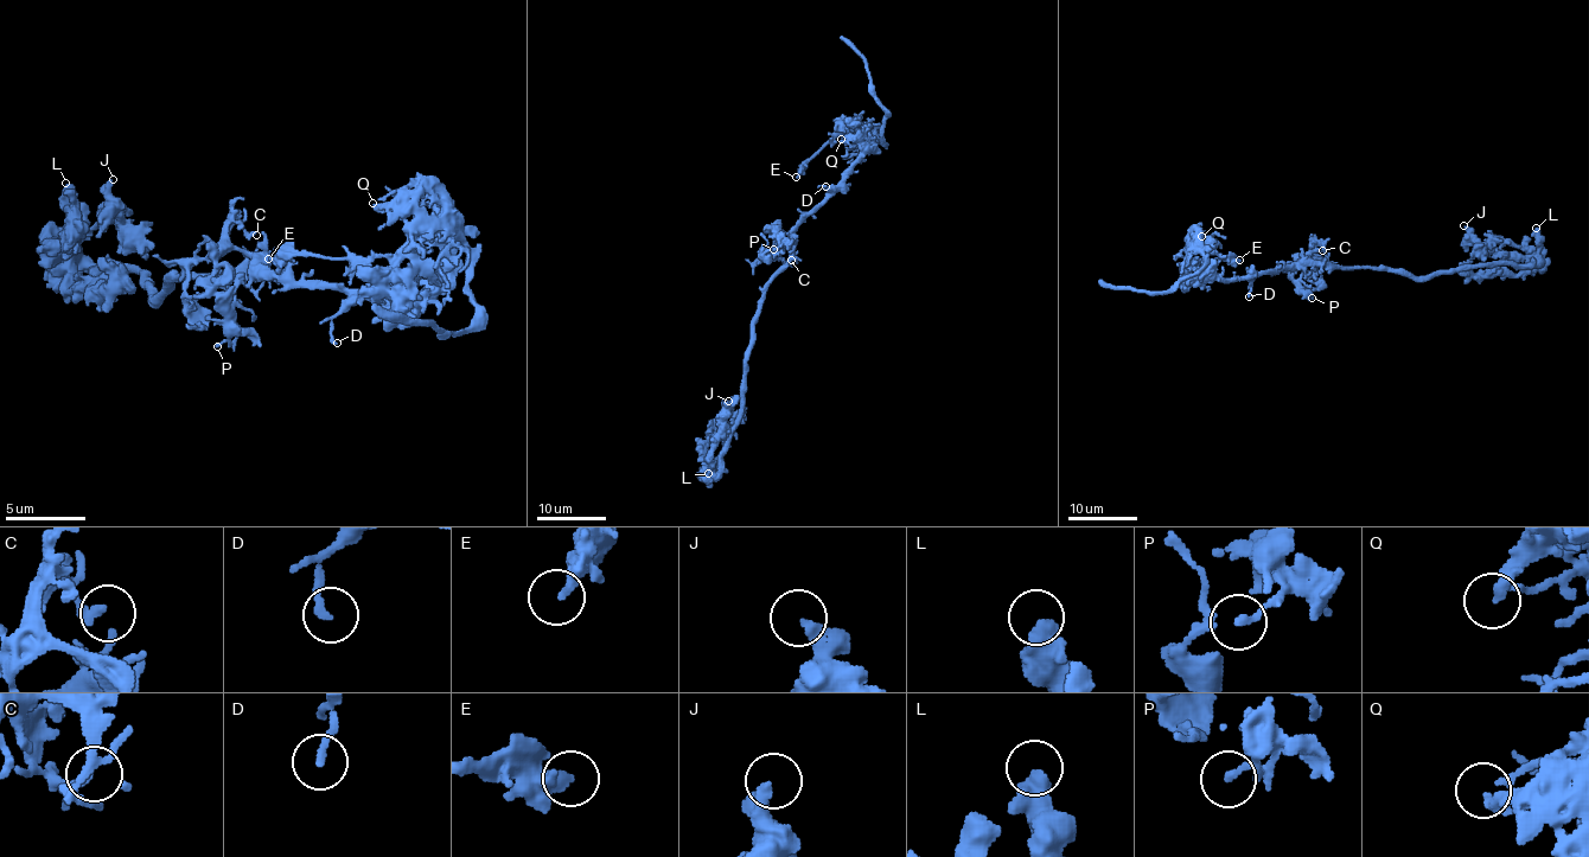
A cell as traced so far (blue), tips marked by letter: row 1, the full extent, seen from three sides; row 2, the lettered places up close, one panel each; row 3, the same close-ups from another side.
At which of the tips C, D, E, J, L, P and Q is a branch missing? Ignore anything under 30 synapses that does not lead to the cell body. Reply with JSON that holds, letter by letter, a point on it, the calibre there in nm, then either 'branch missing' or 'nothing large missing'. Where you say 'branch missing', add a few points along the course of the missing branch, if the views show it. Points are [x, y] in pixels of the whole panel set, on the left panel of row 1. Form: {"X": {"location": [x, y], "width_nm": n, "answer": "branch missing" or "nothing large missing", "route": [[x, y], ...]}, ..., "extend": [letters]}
{"C": {"location": [256, 235], "width_nm": 220, "answer": "nothing large missing"}, "D": {"location": [337, 343], "width_nm": 200, "answer": "nothing large missing"}, "E": {"location": [268, 258], "width_nm": 280, "answer": "nothing large missing"}, "J": {"location": [113, 179], "width_nm": 320, "answer": "nothing large missing"}, "L": {"location": [65, 183], "width_nm": 600, "answer": "nothing large missing"}, "P": {"location": [217, 346], "width_nm": 200, "answer": "nothing large missing"}, "Q": {"location": [372, 203], "width_nm": 300, "answer": "nothing large missing"}, "extend": []}

